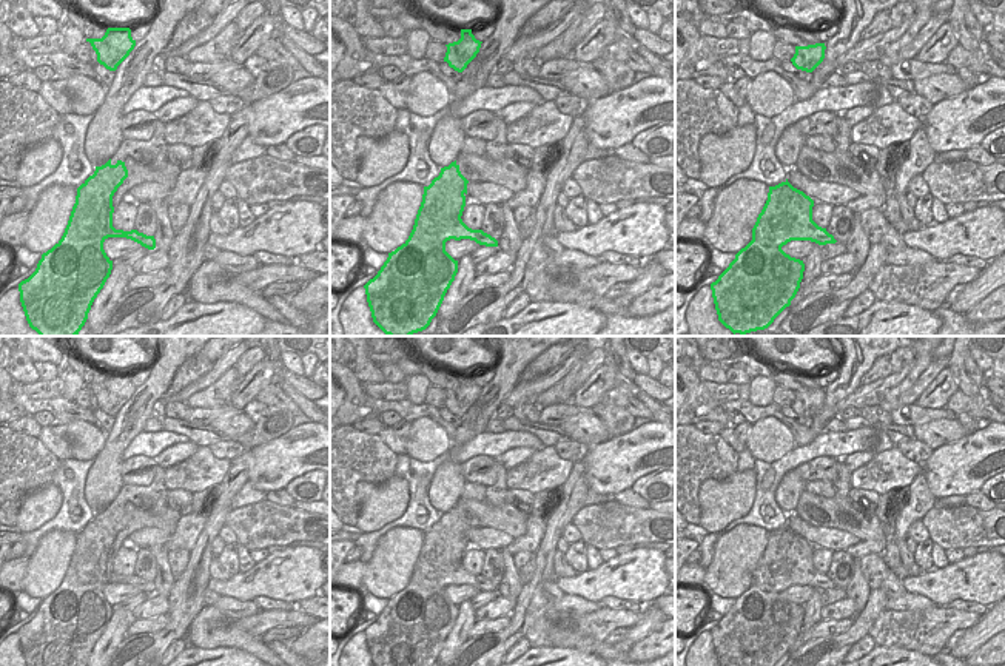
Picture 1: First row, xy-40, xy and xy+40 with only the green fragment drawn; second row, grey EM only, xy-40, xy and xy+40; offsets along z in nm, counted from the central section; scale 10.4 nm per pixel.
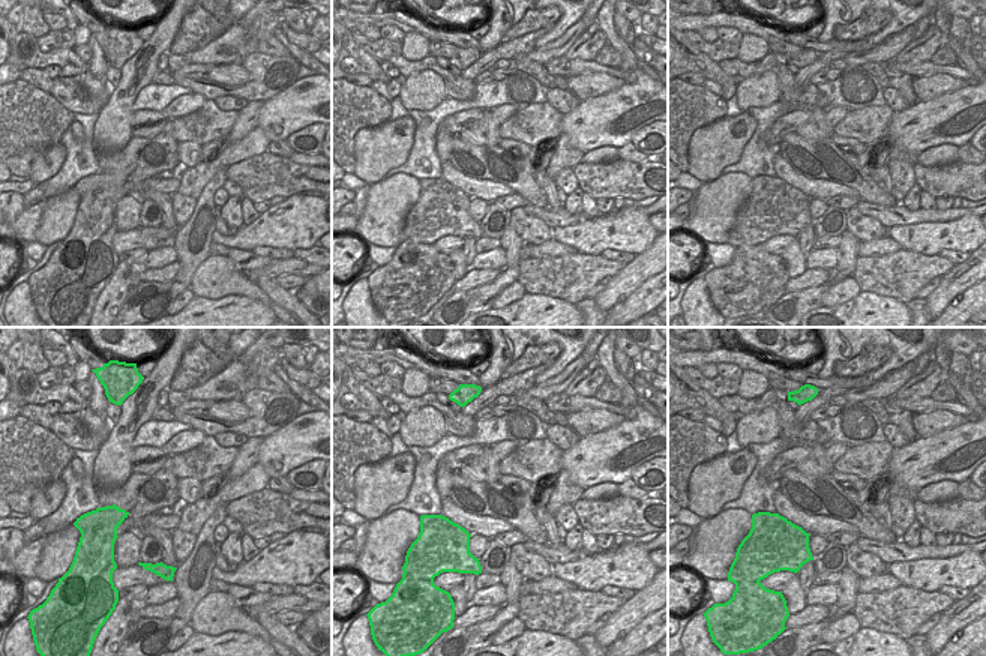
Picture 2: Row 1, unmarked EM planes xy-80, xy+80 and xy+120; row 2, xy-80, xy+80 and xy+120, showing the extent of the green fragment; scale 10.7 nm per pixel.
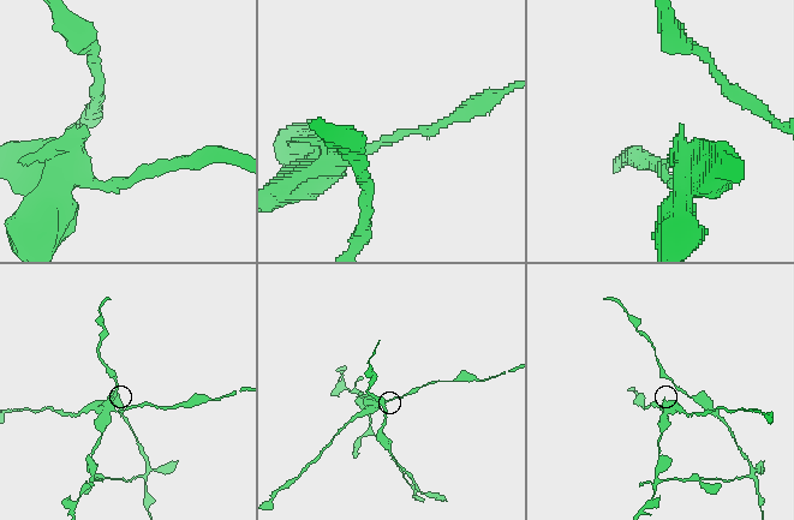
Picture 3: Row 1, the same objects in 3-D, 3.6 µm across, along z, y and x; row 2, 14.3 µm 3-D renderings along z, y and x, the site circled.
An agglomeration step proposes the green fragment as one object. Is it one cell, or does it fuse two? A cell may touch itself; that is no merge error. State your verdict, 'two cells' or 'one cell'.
two cells

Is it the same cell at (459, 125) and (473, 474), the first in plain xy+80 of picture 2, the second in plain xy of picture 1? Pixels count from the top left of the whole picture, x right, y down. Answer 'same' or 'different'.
same

